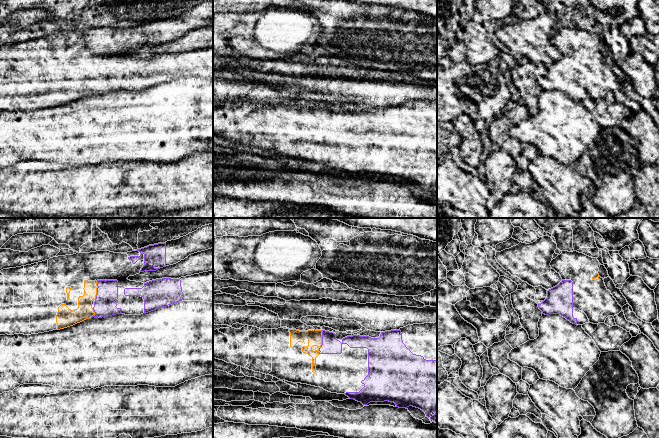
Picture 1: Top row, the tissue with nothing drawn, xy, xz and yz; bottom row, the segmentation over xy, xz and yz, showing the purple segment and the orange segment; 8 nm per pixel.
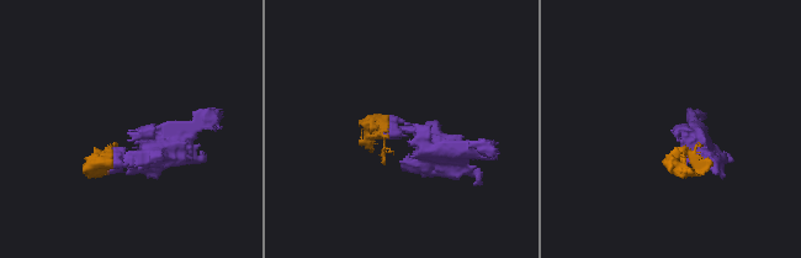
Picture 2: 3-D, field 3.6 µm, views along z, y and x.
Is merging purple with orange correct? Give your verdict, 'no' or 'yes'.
yes

